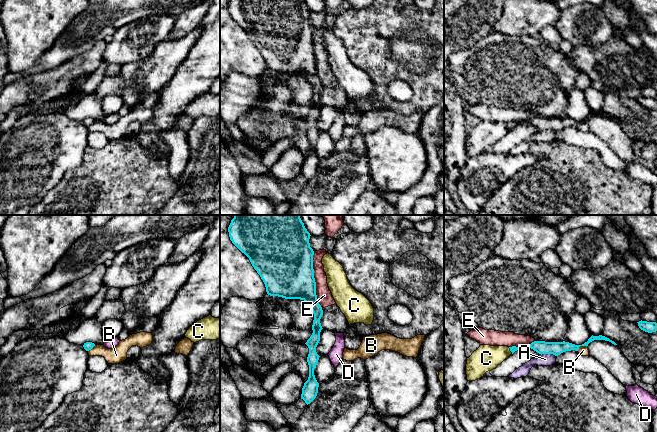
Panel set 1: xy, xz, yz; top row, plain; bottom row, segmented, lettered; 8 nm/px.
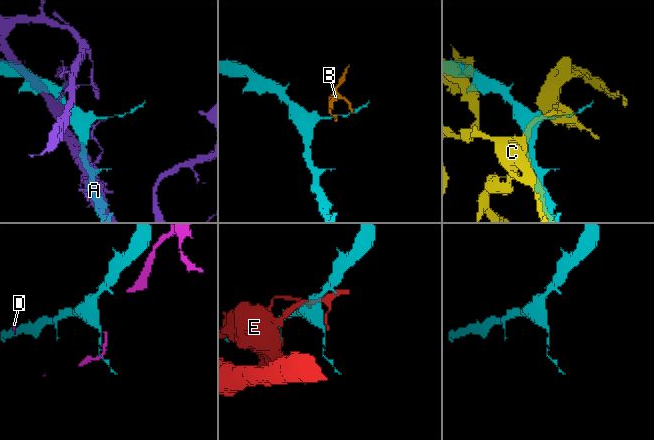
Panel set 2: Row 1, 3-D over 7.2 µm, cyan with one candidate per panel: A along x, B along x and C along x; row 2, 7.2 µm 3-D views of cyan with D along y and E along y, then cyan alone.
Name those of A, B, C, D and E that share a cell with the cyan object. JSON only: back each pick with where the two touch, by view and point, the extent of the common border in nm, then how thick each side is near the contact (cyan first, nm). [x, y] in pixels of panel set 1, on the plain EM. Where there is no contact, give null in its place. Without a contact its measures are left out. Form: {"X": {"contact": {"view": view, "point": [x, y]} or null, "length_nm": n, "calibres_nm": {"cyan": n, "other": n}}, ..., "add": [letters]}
{"add": []}

